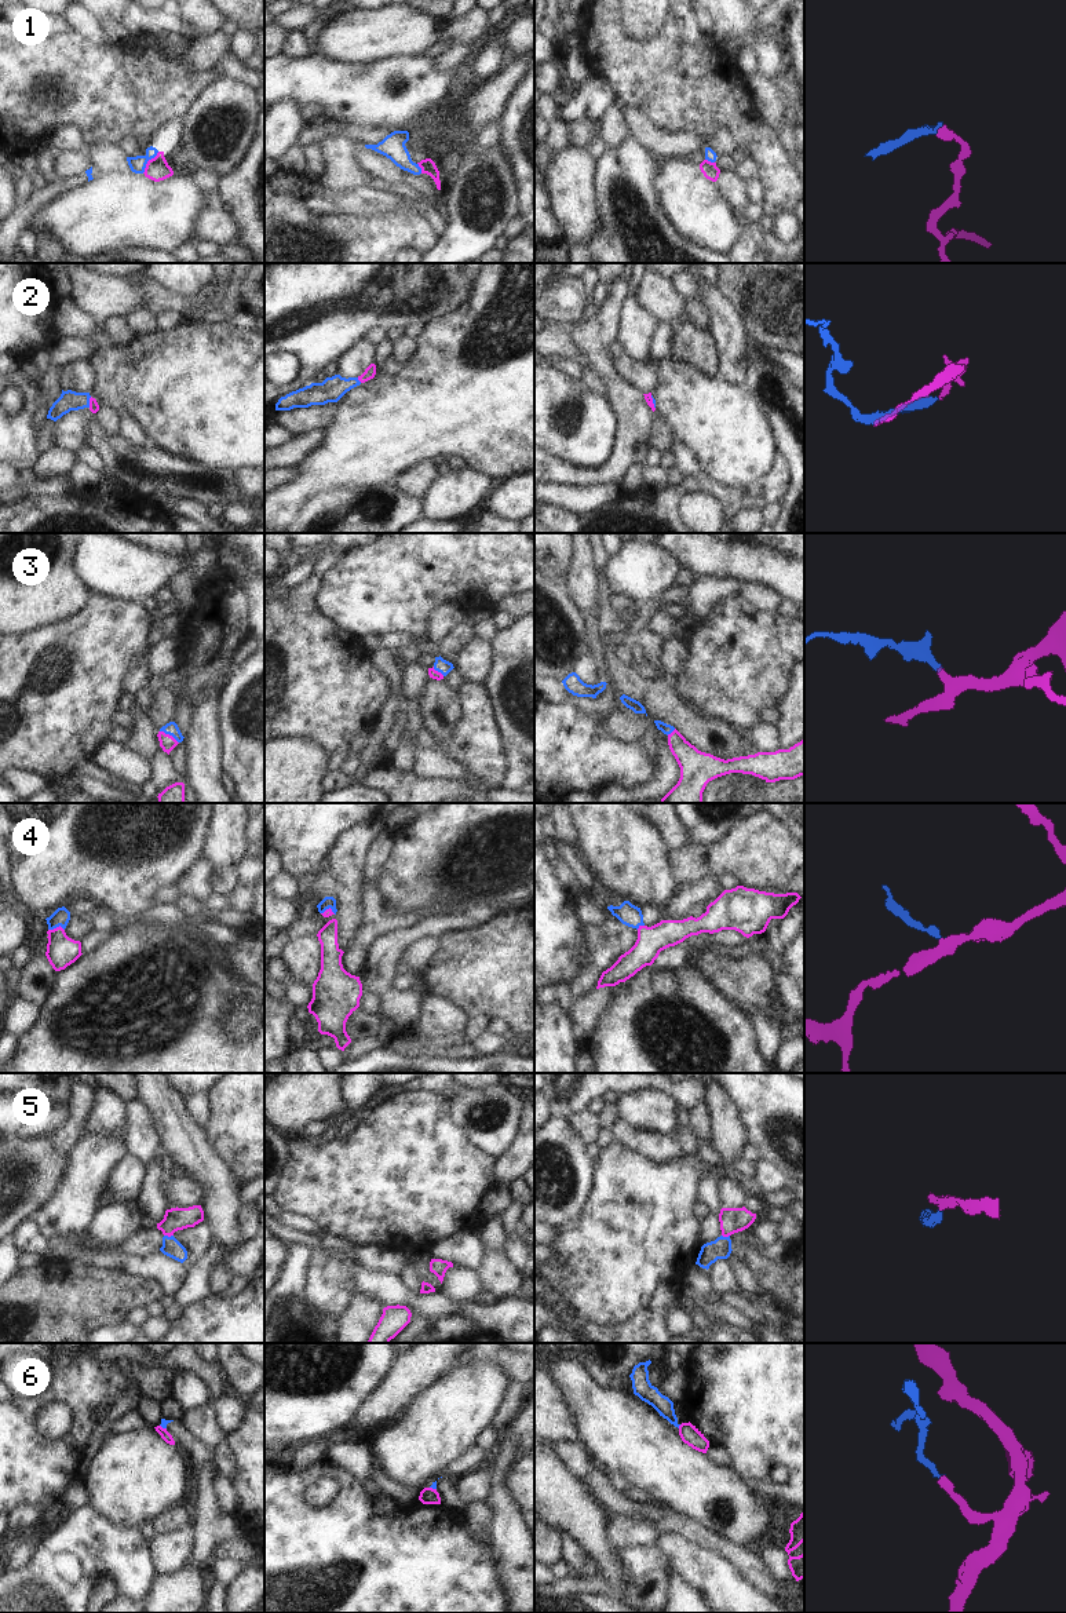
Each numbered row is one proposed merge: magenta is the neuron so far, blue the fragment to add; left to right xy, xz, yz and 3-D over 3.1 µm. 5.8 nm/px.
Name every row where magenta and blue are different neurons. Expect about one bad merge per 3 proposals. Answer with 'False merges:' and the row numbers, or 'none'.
False merges: 1, 6

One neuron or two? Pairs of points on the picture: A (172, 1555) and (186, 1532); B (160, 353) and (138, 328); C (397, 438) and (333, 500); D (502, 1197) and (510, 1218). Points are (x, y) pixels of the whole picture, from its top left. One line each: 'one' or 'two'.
A: one
B: two
C: two
D: two

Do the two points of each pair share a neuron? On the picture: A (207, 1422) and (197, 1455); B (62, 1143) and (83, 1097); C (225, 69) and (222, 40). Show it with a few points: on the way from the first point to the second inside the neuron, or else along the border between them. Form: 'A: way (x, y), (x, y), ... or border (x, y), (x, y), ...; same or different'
A: border (179, 1419), (212, 1453); different
B: way (70, 1132), (79, 1108); same
C: border (229, 50), (214, 68); different

